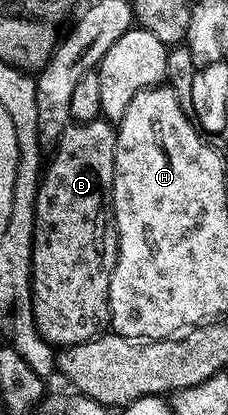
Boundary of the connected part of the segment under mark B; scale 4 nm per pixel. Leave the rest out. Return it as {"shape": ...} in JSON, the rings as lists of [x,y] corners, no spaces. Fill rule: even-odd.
{"shape":[[[105,118],[69,124],[34,194],[30,309],[36,330],[51,346],[83,344],[110,323],[108,286],[118,257],[110,198],[114,189],[115,135],[115,125]]]}

